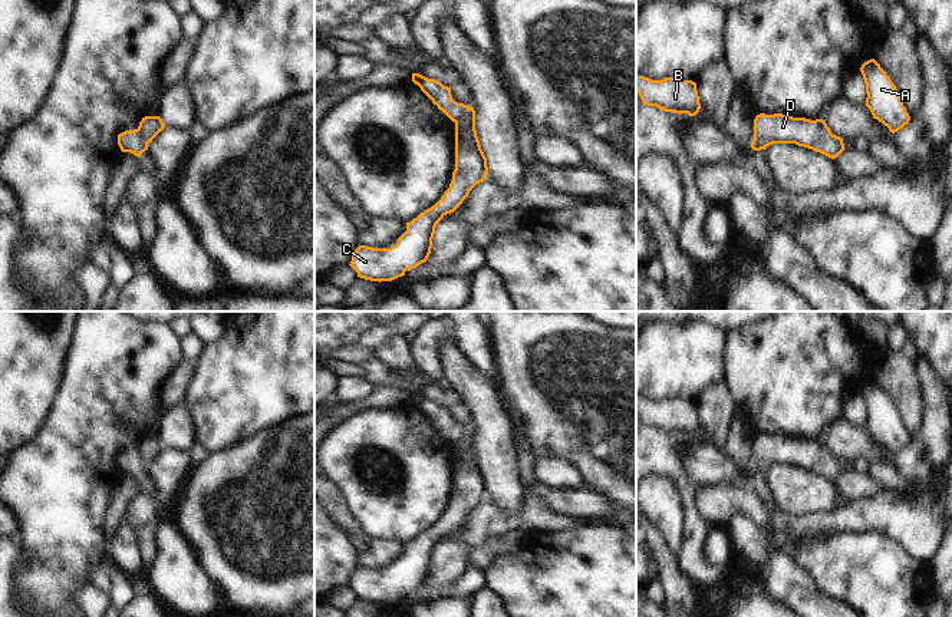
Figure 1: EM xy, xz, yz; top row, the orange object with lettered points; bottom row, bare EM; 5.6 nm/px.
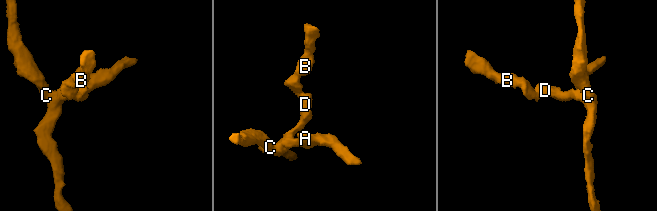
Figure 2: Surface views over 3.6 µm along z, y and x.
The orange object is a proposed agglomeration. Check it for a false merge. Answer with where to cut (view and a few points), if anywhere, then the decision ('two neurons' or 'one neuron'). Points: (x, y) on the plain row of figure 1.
cut in xz along (468, 429), (464, 436), (454, 442); two neurons

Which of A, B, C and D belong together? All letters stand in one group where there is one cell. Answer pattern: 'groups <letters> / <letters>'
groups A C D / B

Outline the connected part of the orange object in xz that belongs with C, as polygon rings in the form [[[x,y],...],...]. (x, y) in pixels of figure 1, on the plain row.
[[[475,432],[455,442],[455,491],[449,509],[431,529],[421,534],[391,570],[359,567],[352,577],[350,588],[358,598],[370,603],[392,603],[405,597],[406,591],[425,584],[431,575],[437,545],[454,534],[470,512],[487,501],[487,479],[475,452]]]

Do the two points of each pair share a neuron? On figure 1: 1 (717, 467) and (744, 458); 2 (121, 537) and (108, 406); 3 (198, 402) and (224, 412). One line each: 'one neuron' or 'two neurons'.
1: two neurons
2: two neurons
3: one neuron

